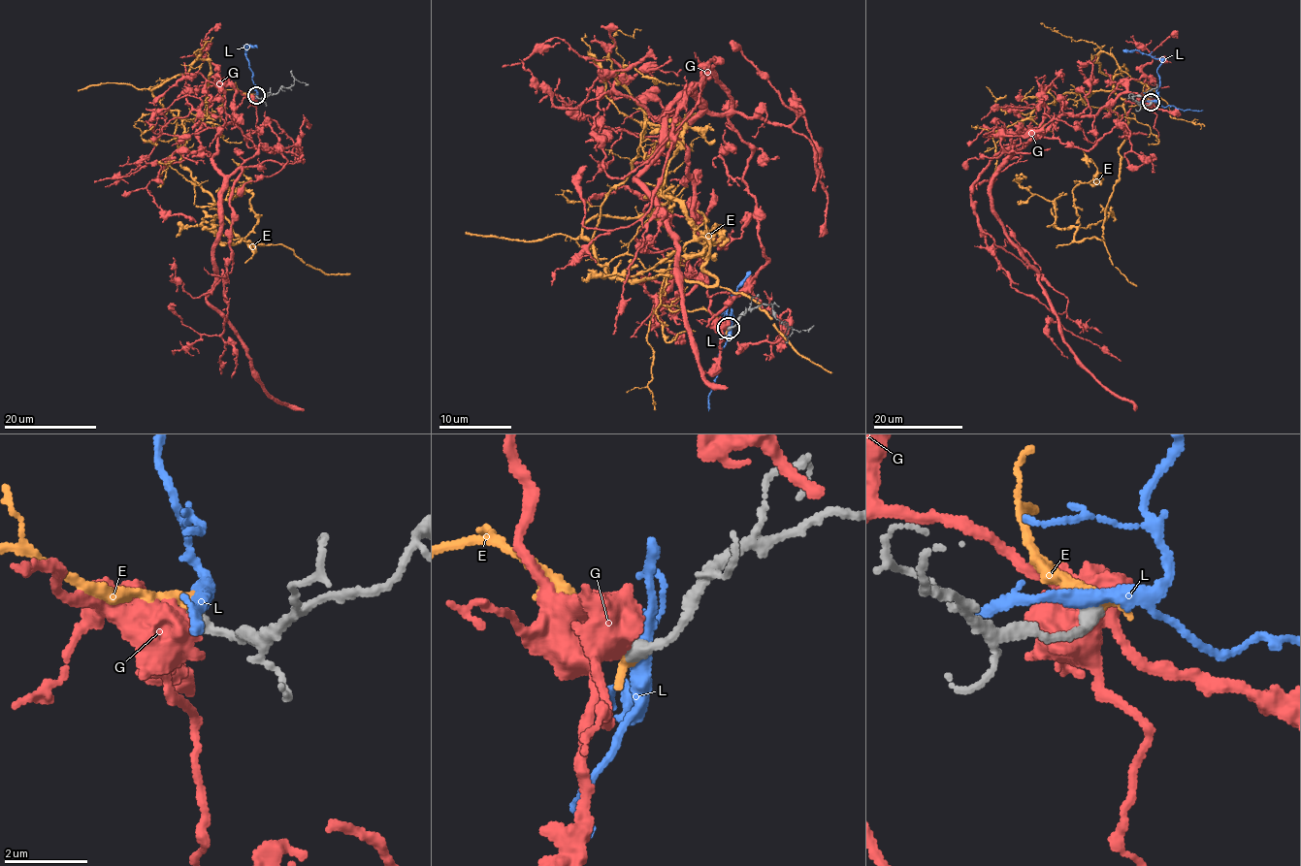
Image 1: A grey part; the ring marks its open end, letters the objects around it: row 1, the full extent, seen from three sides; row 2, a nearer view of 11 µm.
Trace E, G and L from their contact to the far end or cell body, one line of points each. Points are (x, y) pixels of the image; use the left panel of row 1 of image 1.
E: (255, 95), (209, 84), (205, 59), (151, 90), (182, 167), (254, 251), (218, 239), (213, 218), (239, 195)
G: (255, 96), (237, 92), (211, 161), (223, 178), (217, 281), (206, 303), (228, 323), (266, 392), (304, 410)
L: (256, 95), (245, 51), (249, 45), (256, 46)

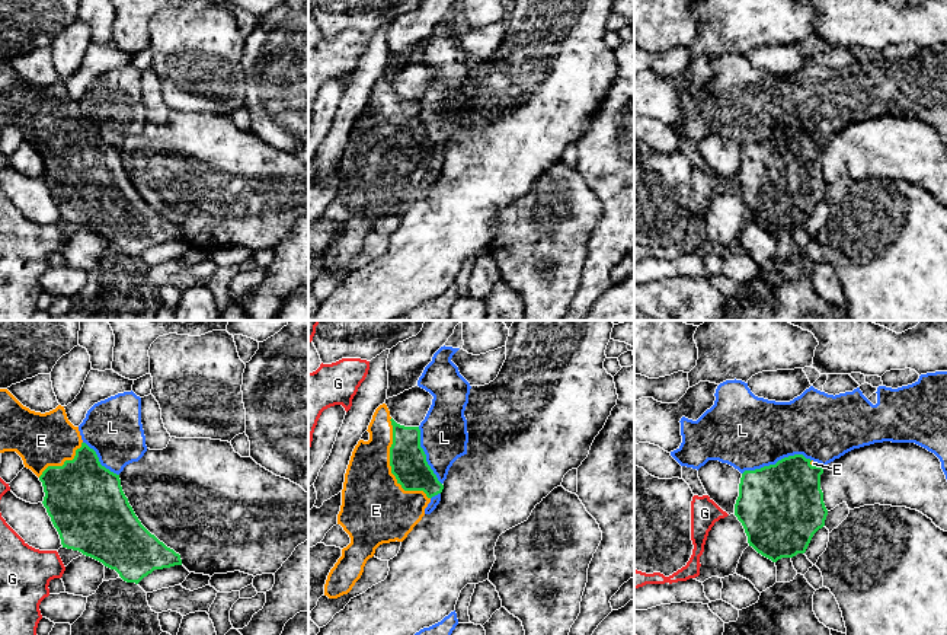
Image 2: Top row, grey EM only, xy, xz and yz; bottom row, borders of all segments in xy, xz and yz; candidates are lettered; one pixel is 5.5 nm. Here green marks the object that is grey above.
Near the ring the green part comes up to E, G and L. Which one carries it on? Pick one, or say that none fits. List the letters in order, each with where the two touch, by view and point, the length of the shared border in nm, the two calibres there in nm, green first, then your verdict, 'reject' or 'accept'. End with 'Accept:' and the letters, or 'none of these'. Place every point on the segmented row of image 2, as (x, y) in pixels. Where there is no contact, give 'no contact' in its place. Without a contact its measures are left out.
E: meets green in xz at (390, 465); contact 500 nm long; 200 nm thick on the green side, 360 nm on the other; accept
G: no contact; reject
L: meets green in yz at (777, 462); contact 400 nm long; 460 nm thick on the green side, 400 nm on the other; reject
Accept: E

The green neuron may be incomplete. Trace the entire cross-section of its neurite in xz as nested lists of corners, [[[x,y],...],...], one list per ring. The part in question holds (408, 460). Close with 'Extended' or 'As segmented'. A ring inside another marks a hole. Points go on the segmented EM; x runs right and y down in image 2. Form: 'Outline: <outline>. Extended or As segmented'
Outline: [[[383,403],[375,409],[367,431],[369,440],[358,441],[345,473],[337,524],[349,535],[351,543],[342,549],[342,556],[327,575],[324,596],[329,599],[352,590],[380,545],[403,542],[425,516],[431,498],[444,489],[420,447],[419,427],[397,424]]]. Extended

